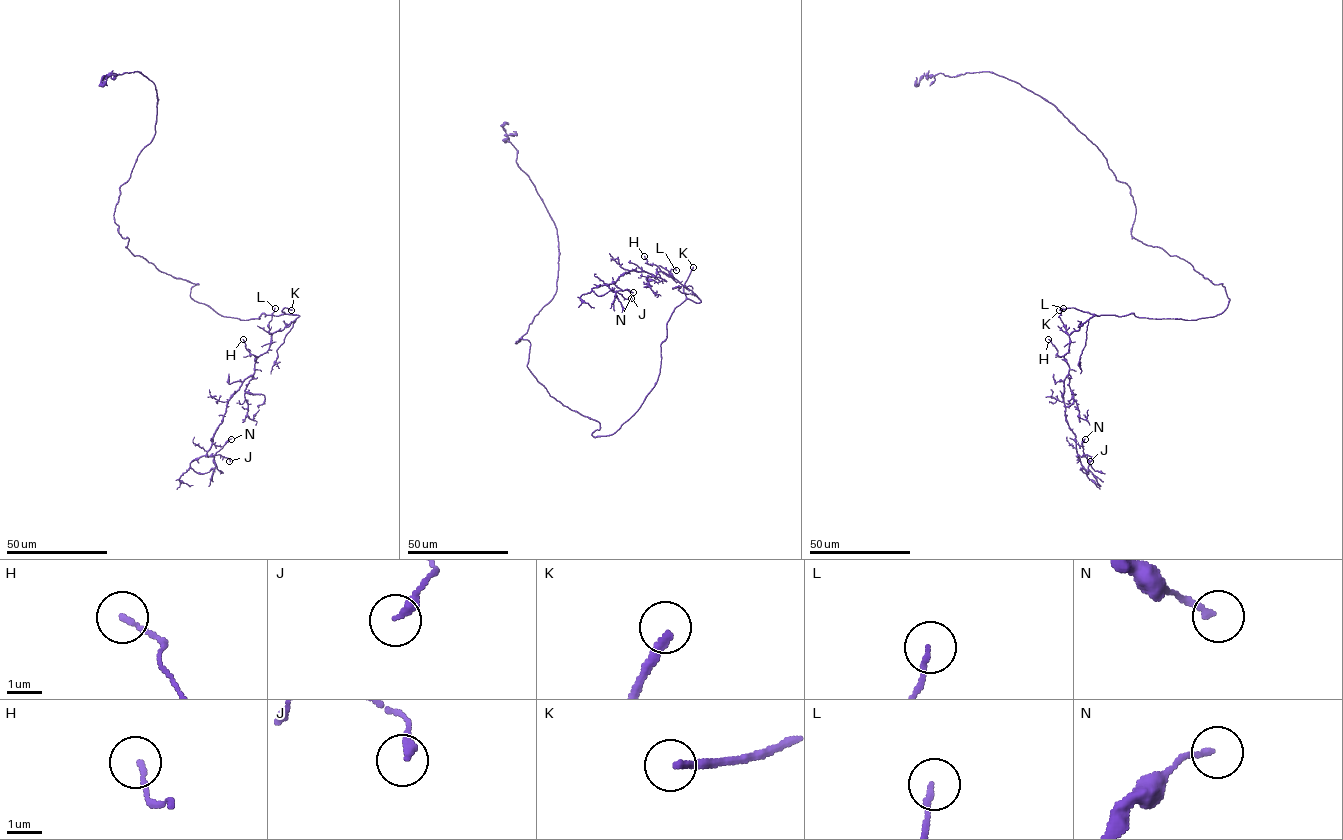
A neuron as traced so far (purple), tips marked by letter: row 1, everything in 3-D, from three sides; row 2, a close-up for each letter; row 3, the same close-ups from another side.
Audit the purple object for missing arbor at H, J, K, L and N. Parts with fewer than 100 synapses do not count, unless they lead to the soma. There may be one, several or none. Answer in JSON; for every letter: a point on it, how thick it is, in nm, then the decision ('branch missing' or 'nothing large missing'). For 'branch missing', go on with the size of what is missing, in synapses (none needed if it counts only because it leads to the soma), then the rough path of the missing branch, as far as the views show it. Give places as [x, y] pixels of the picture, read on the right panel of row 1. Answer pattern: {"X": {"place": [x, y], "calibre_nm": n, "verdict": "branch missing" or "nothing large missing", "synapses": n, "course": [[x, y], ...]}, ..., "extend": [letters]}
{"H": {"place": [1048, 339], "calibre_nm": 130, "verdict": "nothing large missing"}, "J": {"place": [1090, 461], "calibre_nm": 240, "verdict": "nothing large missing"}, "K": {"place": [1059, 310], "calibre_nm": 240, "verdict": "branch missing", "course": [[1059, 310], [1024, 310], [1009, 318], [996, 320], [982, 317]]}, "L": {"place": [1063, 308], "calibre_nm": 140, "verdict": "nothing large missing"}, "N": {"place": [1085, 439], "calibre_nm": 170, "verdict": "nothing large missing"}, "extend": ["K"]}

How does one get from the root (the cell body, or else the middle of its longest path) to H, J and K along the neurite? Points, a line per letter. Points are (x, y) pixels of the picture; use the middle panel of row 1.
H: (594, 420), (591, 434), (607, 436), (635, 412), (657, 379), (671, 313), (700, 301), (644, 256)
J: (594, 420), (607, 436), (635, 412), (671, 313), (700, 301), (661, 271), (608, 284), (631, 298)
K: (594, 420), (600, 428), (593, 436), (613, 434), (654, 386), (667, 321), (686, 298), (683, 286), (693, 267)

